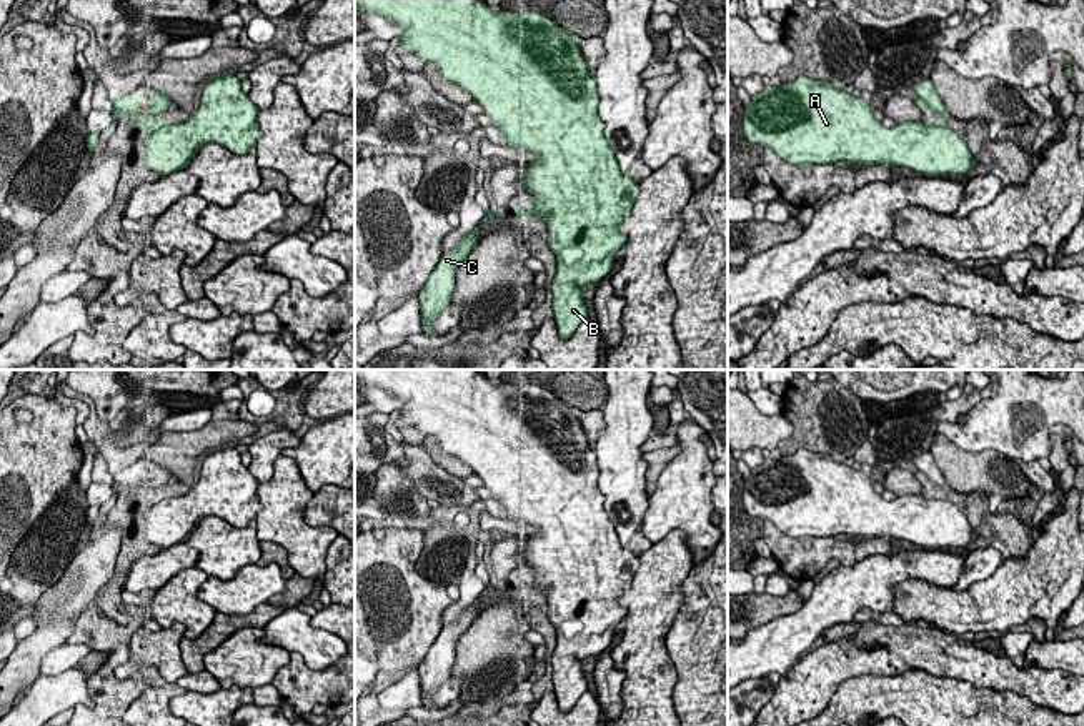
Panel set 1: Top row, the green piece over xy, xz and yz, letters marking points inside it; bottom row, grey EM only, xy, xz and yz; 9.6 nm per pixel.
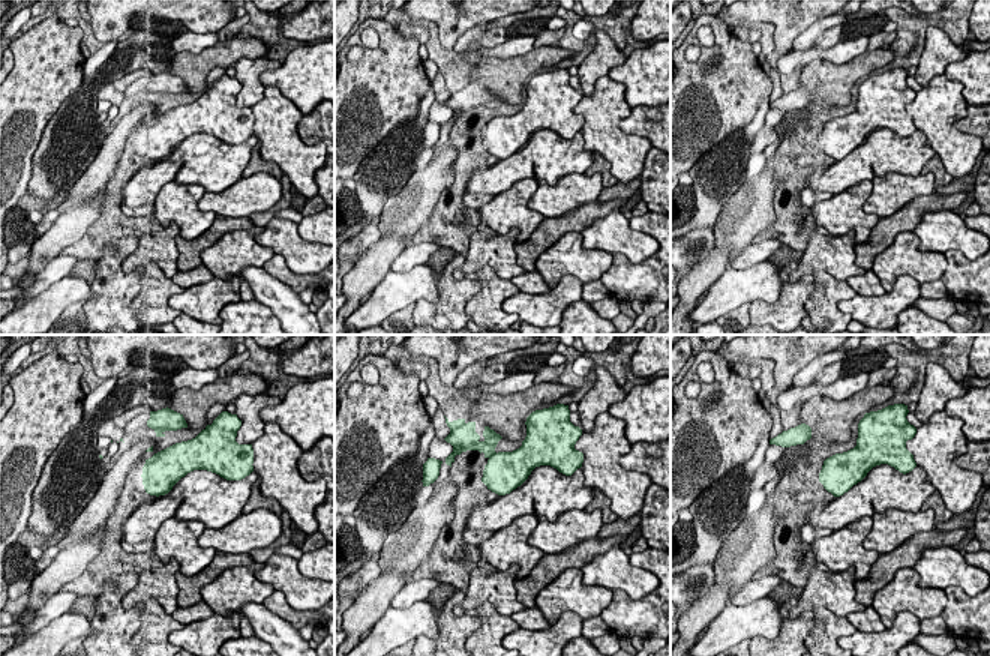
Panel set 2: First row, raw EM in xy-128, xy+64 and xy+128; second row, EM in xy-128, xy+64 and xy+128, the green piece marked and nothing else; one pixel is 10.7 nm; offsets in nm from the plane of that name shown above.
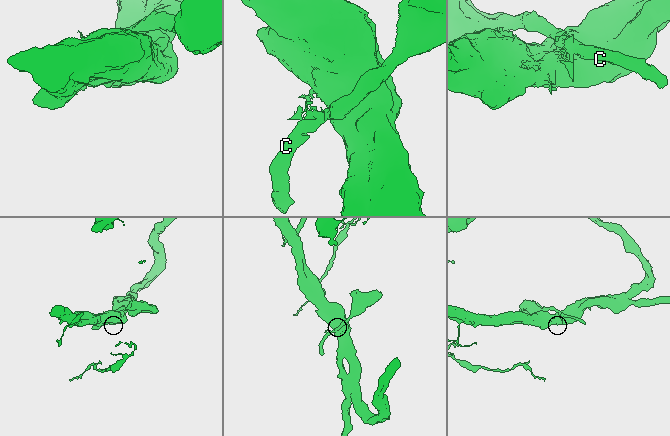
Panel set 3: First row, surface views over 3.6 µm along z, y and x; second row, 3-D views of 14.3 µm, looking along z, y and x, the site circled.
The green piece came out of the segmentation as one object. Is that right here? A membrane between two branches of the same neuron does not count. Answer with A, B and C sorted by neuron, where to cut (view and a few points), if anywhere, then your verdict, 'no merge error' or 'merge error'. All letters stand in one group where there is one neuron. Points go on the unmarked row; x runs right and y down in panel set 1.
A B / C; cut in xy along (167, 497), (150, 508); merge error

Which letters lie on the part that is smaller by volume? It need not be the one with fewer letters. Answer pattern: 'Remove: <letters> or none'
Remove: C

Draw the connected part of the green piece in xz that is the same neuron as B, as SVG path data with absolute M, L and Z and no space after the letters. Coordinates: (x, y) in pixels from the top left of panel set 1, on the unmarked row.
M355 370L355 378L360 385L385 390L398 398L403 403L400 416L410 426L436 438L445 453L470 465L511 521L538 530L528 536L521 556L535 569L535 586L548 596L548 619L556 628L556 646L551 653L553 691L559 711L568 713L588 691L584 661L598 658L613 643L614 628L626 616L621 593L631 586L639 566L638 556L619 544L614 523L604 510L606 498L598 490L598 458L578 425L579 410L538 385L493 385L478 370Z

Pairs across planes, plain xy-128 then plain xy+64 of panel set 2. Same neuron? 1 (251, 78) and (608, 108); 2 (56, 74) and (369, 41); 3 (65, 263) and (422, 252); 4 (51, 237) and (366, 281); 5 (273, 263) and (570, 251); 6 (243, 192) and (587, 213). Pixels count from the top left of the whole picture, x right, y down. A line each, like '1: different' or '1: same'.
1: different
2: different
3: same
4: same
5: different
6: different

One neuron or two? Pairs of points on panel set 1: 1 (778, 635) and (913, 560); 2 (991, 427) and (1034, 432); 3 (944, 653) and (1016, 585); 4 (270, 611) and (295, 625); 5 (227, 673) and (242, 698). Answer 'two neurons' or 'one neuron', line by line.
1: one neuron
2: one neuron
3: two neurons
4: two neurons
5: two neurons

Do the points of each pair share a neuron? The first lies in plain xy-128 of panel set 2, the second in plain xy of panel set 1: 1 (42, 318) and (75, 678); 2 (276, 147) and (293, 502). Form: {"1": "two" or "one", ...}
{"1": "one", "2": "one"}

